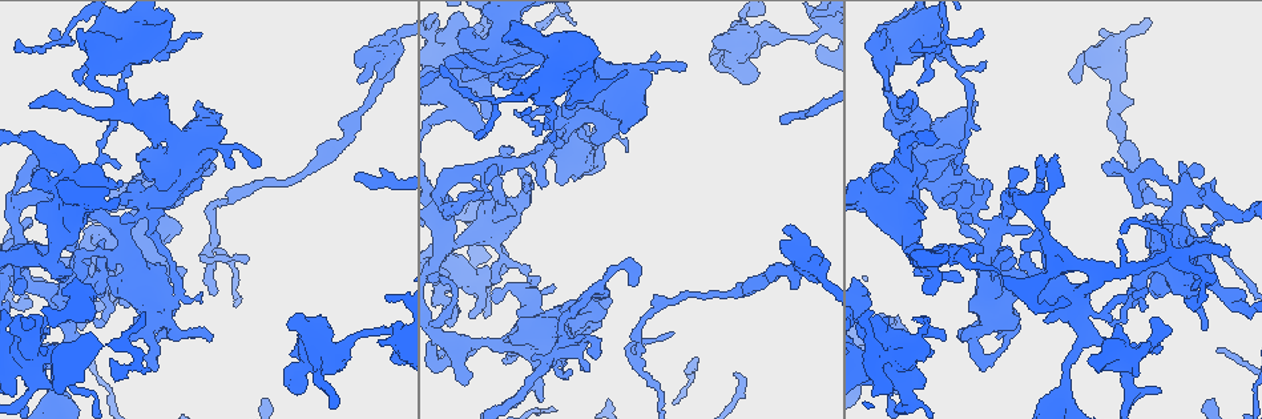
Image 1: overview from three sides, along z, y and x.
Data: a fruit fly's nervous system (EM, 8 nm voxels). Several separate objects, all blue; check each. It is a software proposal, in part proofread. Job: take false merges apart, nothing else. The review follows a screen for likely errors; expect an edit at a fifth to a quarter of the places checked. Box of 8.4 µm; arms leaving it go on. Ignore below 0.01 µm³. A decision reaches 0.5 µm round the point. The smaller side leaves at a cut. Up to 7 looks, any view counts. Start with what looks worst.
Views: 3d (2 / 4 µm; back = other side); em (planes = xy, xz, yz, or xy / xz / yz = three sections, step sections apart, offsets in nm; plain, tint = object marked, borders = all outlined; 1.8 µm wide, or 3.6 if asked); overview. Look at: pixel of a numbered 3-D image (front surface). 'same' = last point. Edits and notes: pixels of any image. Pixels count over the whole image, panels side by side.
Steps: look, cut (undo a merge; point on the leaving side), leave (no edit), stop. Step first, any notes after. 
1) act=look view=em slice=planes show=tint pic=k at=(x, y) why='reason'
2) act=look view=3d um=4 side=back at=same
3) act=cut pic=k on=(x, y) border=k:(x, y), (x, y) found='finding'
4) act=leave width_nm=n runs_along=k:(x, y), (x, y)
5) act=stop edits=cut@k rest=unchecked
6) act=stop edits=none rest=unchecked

act=look view=em slice=planes show=plain pic=1 at=(1137, 285) why='three-way junction'

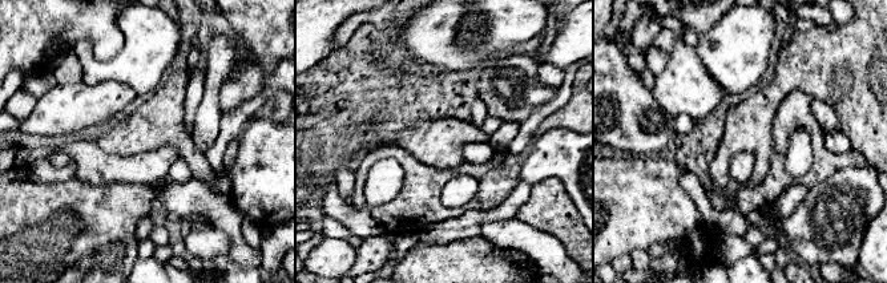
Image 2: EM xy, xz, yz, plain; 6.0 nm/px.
act=look view=em slice=planes show=tint at=same why='with the object marked'

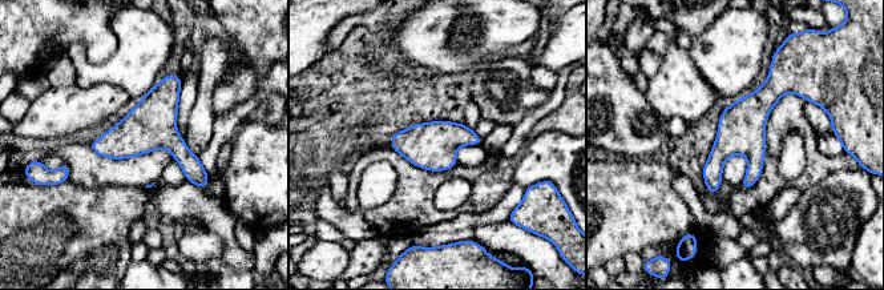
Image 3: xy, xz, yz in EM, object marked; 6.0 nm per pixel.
act=leave runs_along=3:(776, 73), (715, 160), (713, 189) found='all the same neuron'

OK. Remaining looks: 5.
act=look view=em slice=yz step=4 show=tint pic=1 at=(35, 257) why='arms part here'

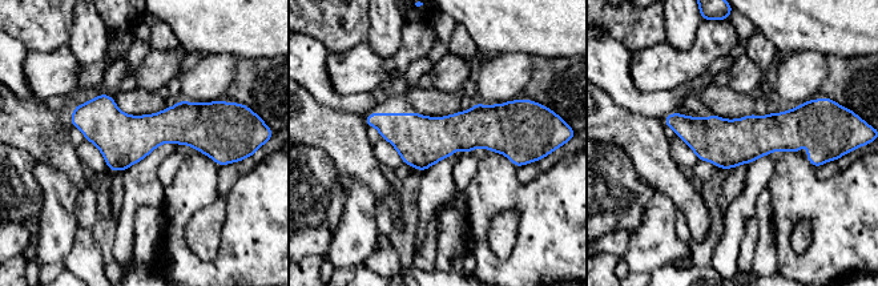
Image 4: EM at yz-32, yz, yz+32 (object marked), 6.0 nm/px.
act=leave found='continuous, no second neuron'

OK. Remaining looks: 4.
act=look view=em slice=xy step=4 show=tint pic=1 at=(639, 354) why='three-way junction'

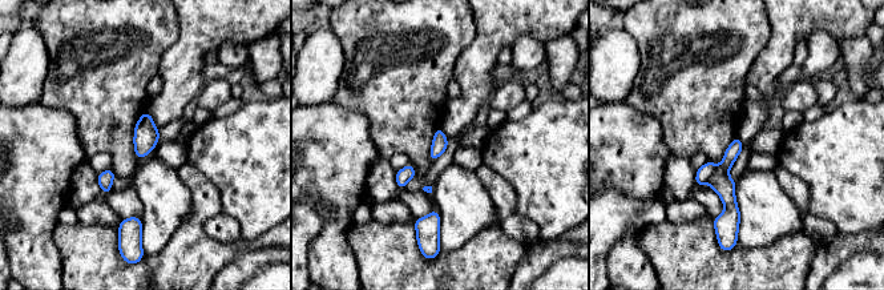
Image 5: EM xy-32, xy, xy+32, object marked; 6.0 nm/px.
act=look view=em slice=yz step=16 show=tint at=same why='another direction'

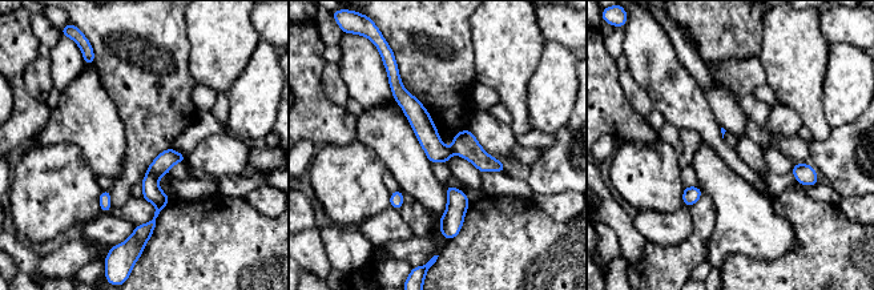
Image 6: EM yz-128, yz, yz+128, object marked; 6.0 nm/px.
act=cut pic=6 on=(161, 165) width_nm=140 border=6:(146, 172), (157, 177) found='a second neuron is stuck on'

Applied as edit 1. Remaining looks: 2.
act=stop edits=cut@6 rest=unchecked

